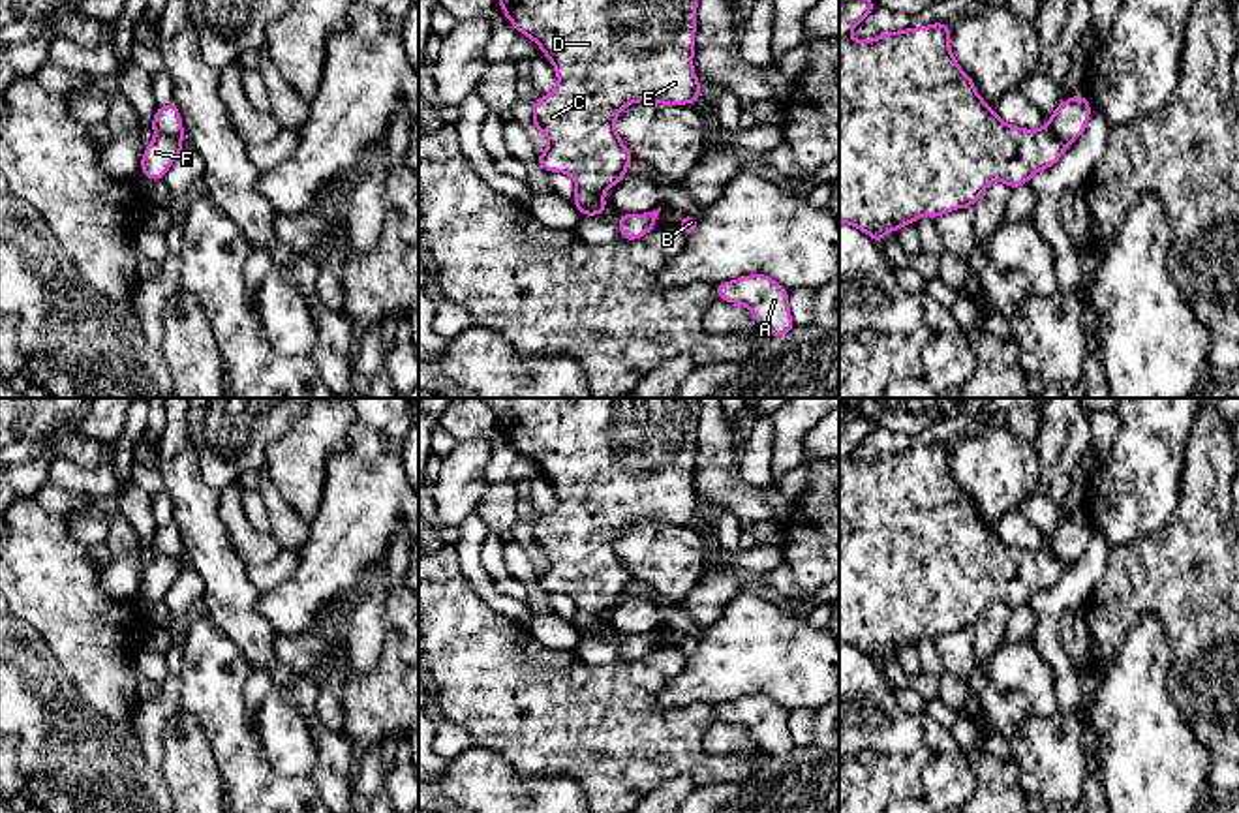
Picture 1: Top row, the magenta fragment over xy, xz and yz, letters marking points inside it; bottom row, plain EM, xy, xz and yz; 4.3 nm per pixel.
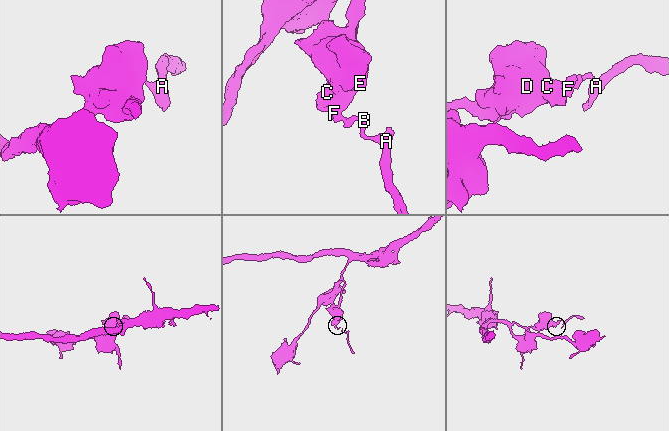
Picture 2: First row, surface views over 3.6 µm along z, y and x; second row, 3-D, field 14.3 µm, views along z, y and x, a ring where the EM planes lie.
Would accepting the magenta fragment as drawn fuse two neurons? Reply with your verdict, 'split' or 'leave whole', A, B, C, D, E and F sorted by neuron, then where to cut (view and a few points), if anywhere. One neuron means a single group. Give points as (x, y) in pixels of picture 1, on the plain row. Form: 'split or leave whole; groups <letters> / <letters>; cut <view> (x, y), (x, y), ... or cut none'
split; groups A B / C D E F; cut xy (156, 554), (181, 562)

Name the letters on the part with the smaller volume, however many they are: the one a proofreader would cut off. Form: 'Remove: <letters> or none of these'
Remove: A, B

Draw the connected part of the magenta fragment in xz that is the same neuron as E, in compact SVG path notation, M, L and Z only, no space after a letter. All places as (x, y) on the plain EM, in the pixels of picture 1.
M481 398L486 402L509 443L535 462L556 490L558 507L539 516L533 524L533 550L548 558L537 584L546 593L567 593L576 612L571 623L582 627L601 620L614 608L633 582L631 571L616 552L618 533L633 524L651 522L661 526L696 524L702 511L693 490L698 398Z

